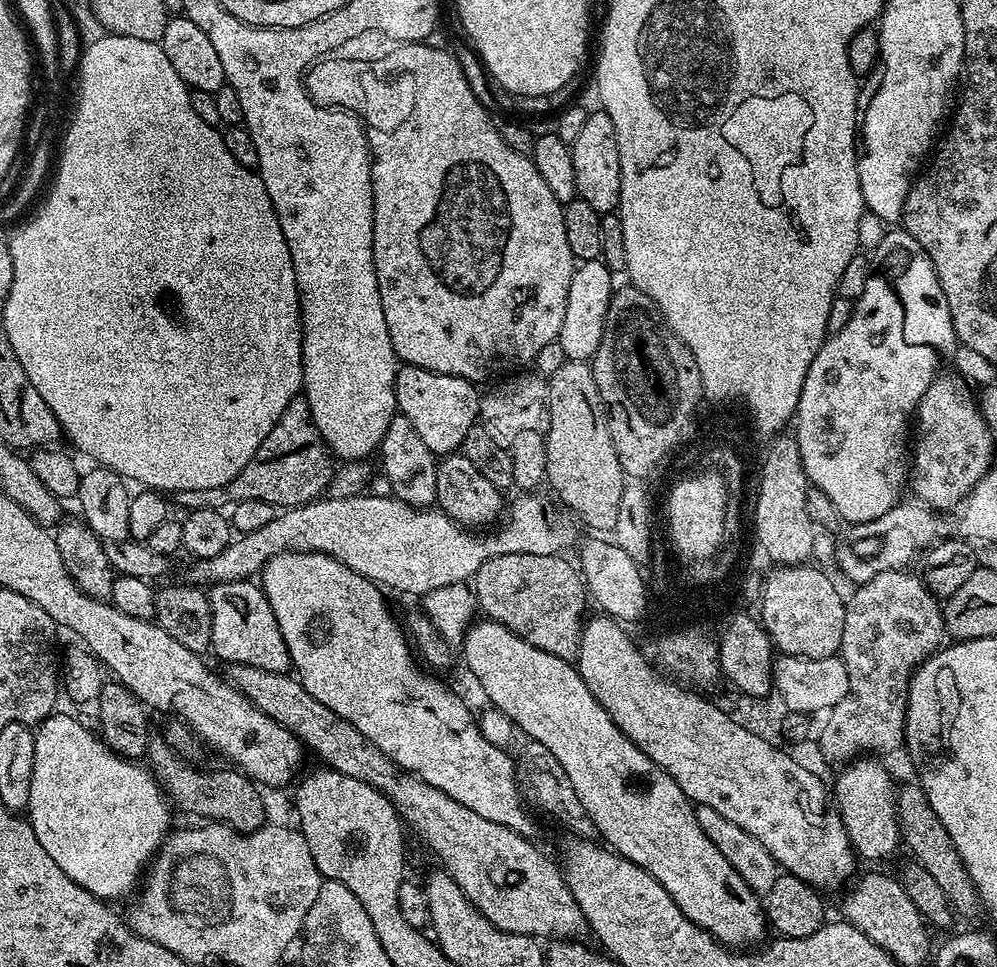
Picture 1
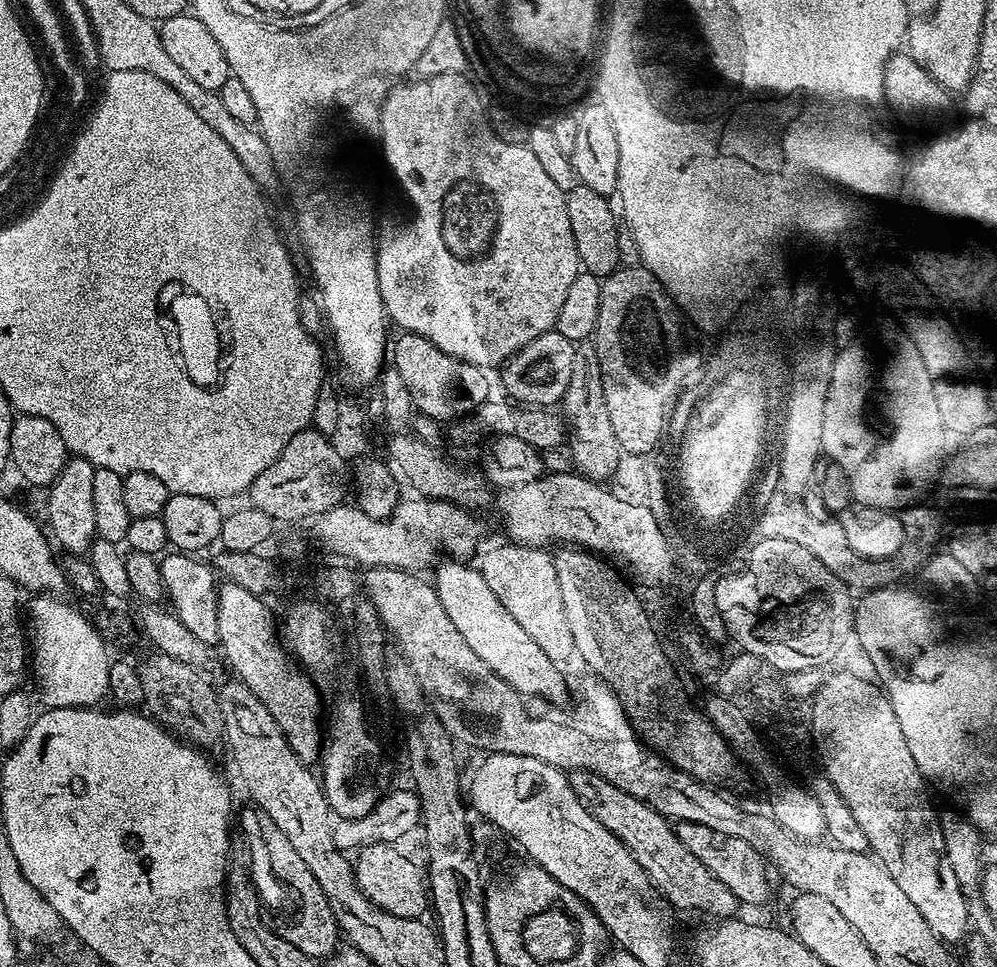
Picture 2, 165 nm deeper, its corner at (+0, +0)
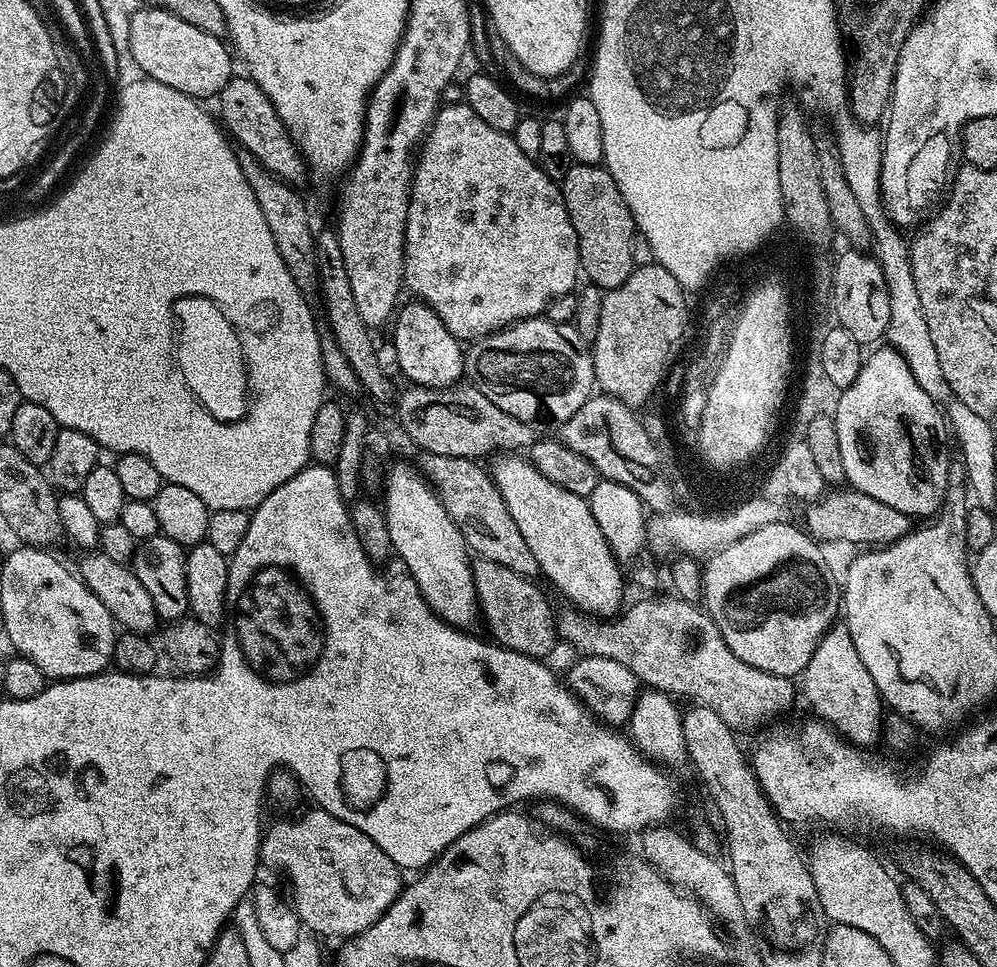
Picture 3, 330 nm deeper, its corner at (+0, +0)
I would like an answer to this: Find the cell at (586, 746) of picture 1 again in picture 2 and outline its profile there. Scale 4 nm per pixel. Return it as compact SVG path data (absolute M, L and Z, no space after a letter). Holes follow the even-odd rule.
M444 558L435 568L434 583L438 602L442 602L442 610L446 610L450 622L454 622L458 634L466 638L466 643L474 649L474 654L478 654L478 658L482 658L482 662L486 662L486 666L490 666L490 670L494 670L494 674L502 678L502 682L506 682L524 698L563 694L564 676L560 673L561 665L546 658L546 653L540 649L538 642L534 642L534 638L530 638L530 634L526 634L526 630L522 630L522 626L518 626L518 622L510 618L506 606L502 606L502 602L494 598L479 567L472 565L471 568L468 562L461 562L456 558Z

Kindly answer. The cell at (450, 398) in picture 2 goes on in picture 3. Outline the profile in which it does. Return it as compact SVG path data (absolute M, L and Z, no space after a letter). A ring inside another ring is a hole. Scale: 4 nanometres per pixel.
M413 299L411 303L399 305L391 325L393 328L390 342L394 350L398 350L399 375L422 388L451 388L459 385L465 375L465 349L461 341L450 334L450 330L446 330L446 322L442 322L442 318L434 314L430 305L418 299Z

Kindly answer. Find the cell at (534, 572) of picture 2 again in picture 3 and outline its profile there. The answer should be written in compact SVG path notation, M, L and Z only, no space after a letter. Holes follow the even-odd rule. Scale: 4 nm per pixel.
M479 558L472 560L472 573L476 600L480 603L480 616L488 623L495 643L527 656L547 657L547 652L558 644L556 612L544 597L543 590L536 585L537 581L514 574L514 570L498 566L498 562Z

